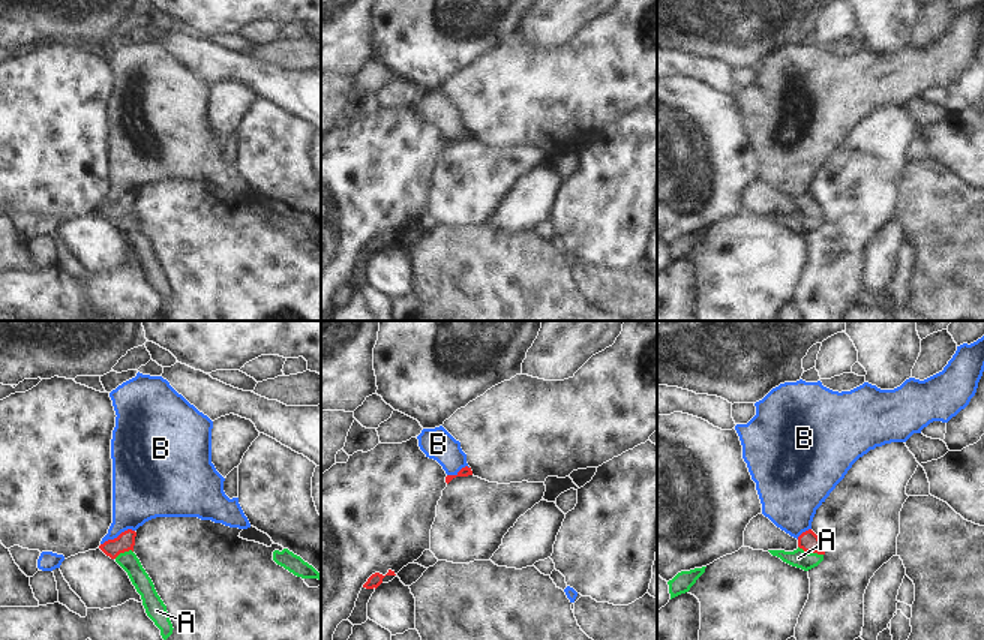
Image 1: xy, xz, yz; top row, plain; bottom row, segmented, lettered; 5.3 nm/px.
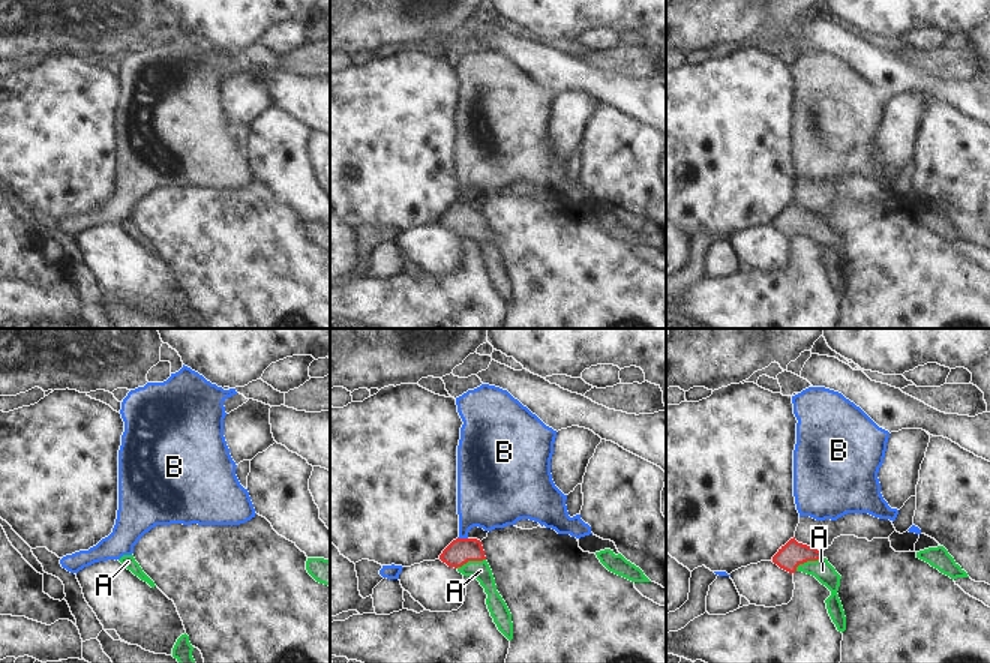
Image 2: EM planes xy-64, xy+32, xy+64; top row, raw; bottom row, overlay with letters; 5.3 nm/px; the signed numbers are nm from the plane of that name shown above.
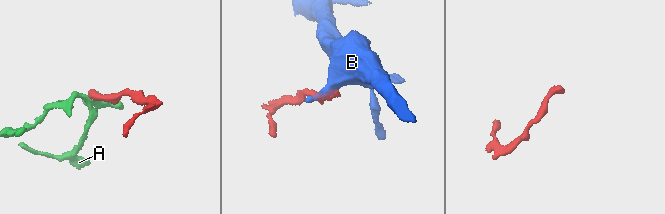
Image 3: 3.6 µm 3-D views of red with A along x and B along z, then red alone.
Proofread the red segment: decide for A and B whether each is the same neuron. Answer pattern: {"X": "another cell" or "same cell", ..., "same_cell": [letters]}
{"A": "same cell", "B": "another cell", "same_cell": ["A"]}

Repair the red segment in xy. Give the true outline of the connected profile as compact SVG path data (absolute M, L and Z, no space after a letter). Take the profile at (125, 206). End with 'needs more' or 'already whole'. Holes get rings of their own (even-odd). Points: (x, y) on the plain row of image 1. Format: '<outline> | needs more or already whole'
M128 193L122 196L117 202L108 204L99 210L99 213L114 223L129 240L136 256L141 259L142 270L147 280L154 286L160 294L162 303L166 303L172 298L172 288L166 276L166 270L158 259L154 249L146 234L142 232L140 223L134 217L136 196Z | needs more

